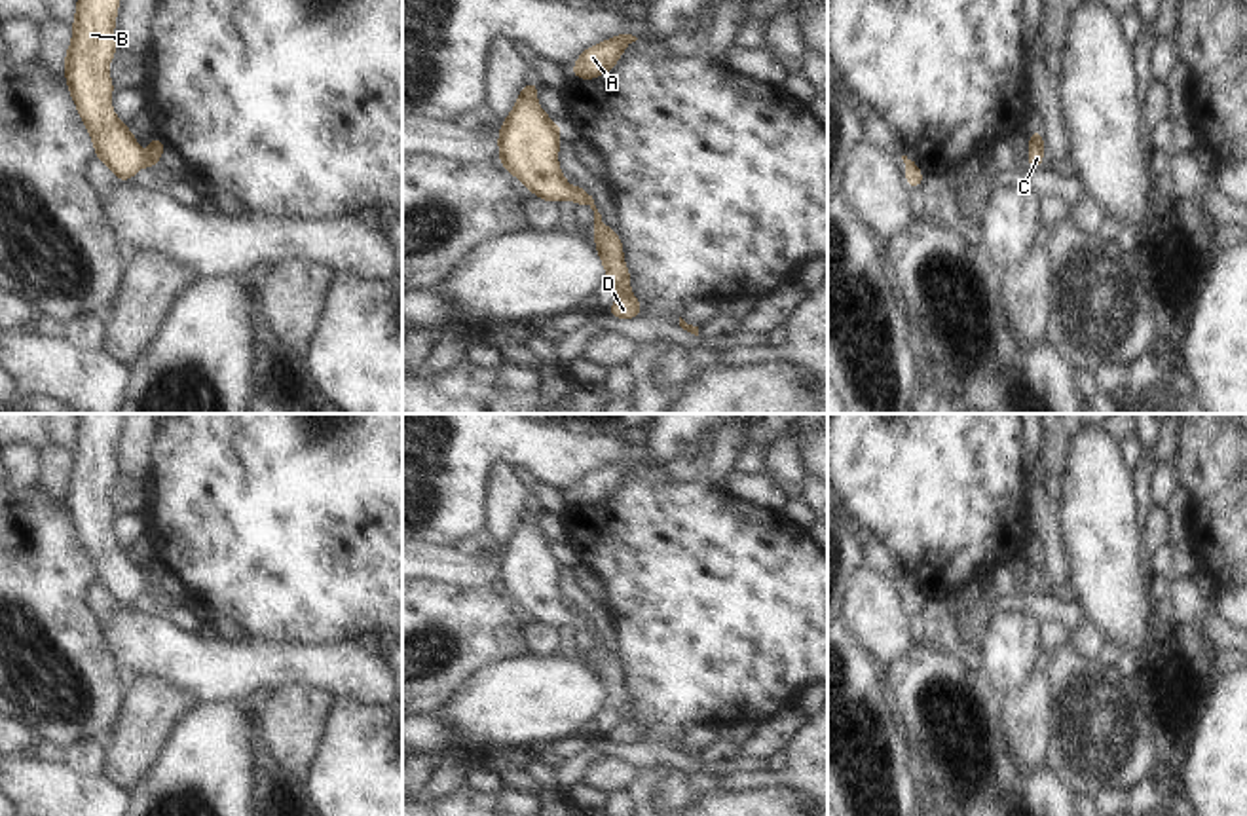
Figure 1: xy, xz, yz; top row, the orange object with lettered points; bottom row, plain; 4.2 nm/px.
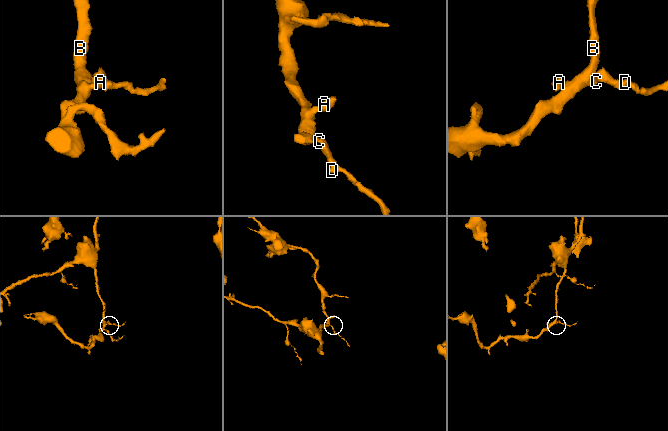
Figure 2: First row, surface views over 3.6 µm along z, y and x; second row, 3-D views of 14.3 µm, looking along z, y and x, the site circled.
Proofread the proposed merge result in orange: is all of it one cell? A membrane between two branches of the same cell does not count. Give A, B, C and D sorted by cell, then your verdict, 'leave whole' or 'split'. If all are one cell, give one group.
groups A B C D; leave whole

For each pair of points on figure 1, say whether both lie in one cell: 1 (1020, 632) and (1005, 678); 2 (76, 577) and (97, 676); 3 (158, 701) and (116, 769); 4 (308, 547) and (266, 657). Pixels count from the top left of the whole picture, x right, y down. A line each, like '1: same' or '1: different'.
1: same
2: same
3: same
4: different

